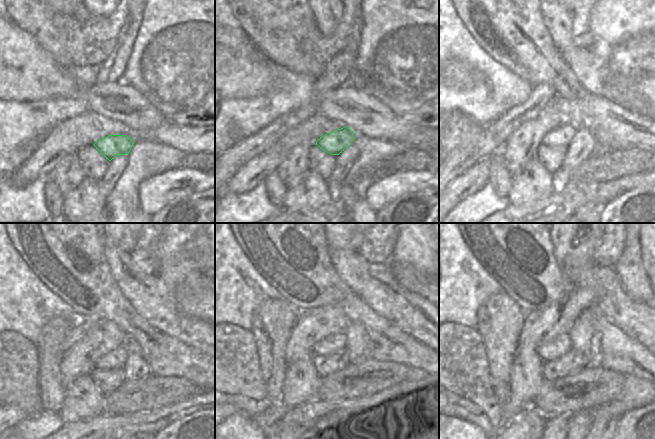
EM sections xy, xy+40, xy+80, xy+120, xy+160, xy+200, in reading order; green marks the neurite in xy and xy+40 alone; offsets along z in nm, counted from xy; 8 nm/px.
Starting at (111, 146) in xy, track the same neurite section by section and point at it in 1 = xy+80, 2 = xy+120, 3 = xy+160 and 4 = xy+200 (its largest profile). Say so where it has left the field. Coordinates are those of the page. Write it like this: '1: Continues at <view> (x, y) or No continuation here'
1: Continues at xy+80 (562, 136)
2: Continues at xy+120 (115, 359)
3: Continues at xy+160 (334, 344)
4: Continues at xy+200 (555, 347).

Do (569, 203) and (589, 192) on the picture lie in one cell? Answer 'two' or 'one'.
one

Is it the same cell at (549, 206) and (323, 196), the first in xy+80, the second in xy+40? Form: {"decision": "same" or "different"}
{"decision": "different"}

